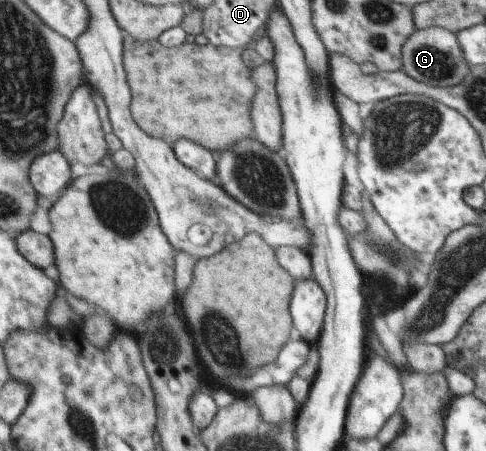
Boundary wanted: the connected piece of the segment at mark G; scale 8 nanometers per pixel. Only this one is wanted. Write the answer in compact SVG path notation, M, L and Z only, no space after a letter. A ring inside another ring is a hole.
M442 27L416 28L401 50L401 66L406 76L428 86L444 87L460 84L469 74L469 63L462 54L461 44L453 31Z

